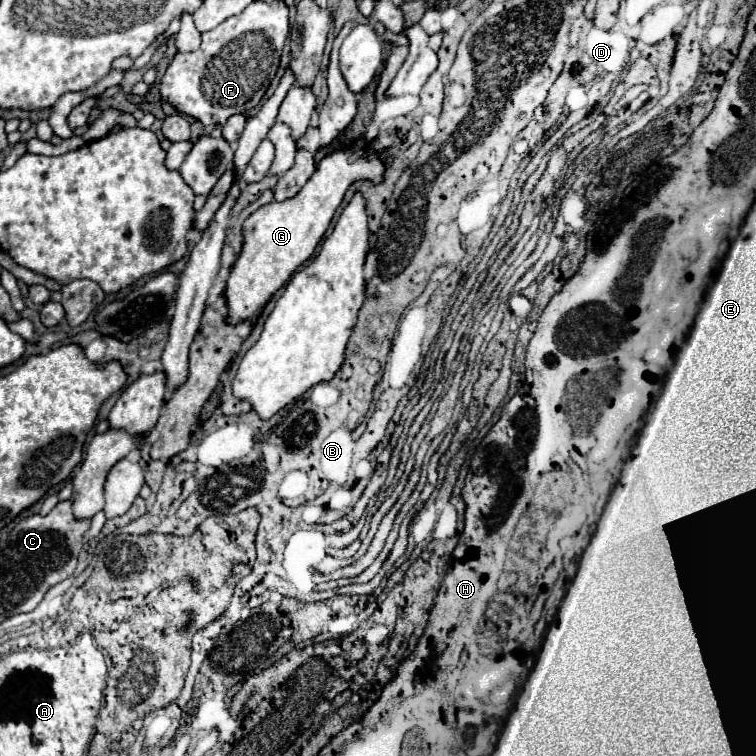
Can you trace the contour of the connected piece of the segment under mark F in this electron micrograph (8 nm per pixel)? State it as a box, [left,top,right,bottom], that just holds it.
[160,1,288,125]

